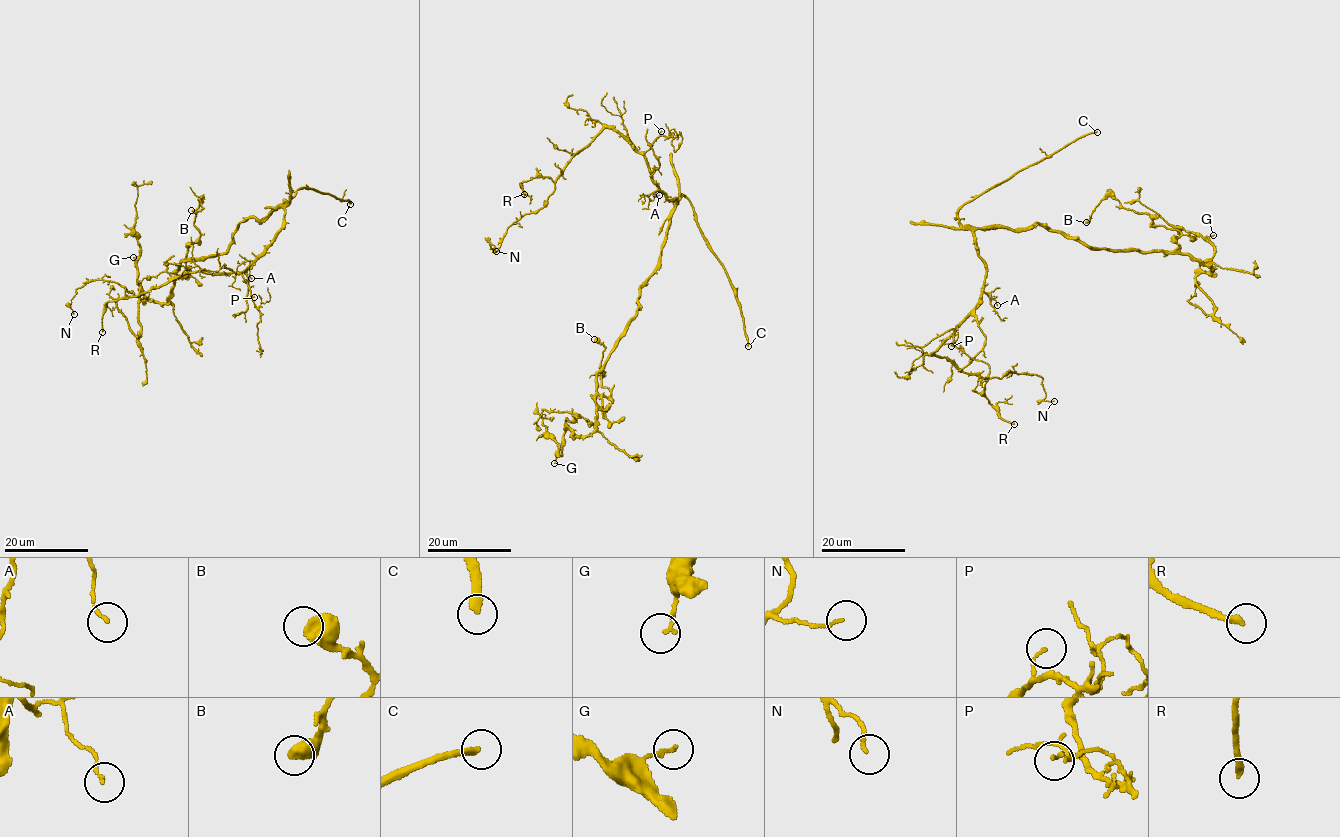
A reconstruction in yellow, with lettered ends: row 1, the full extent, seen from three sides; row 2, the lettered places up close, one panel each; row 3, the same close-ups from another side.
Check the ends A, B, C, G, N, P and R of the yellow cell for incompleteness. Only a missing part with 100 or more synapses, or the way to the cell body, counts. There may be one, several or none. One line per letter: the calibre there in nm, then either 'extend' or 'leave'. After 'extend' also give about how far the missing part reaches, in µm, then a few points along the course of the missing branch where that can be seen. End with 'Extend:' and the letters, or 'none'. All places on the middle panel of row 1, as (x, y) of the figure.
A: 110 nm thick; leave
B: 550 nm thick; leave
C: 280 nm thick; extend; about 110 µm are missing
G: 130 nm thick; leave
N: 100 nm thick; leave
P: 110 nm thick; leave
R: 240 nm thick; leave
Extend: C

